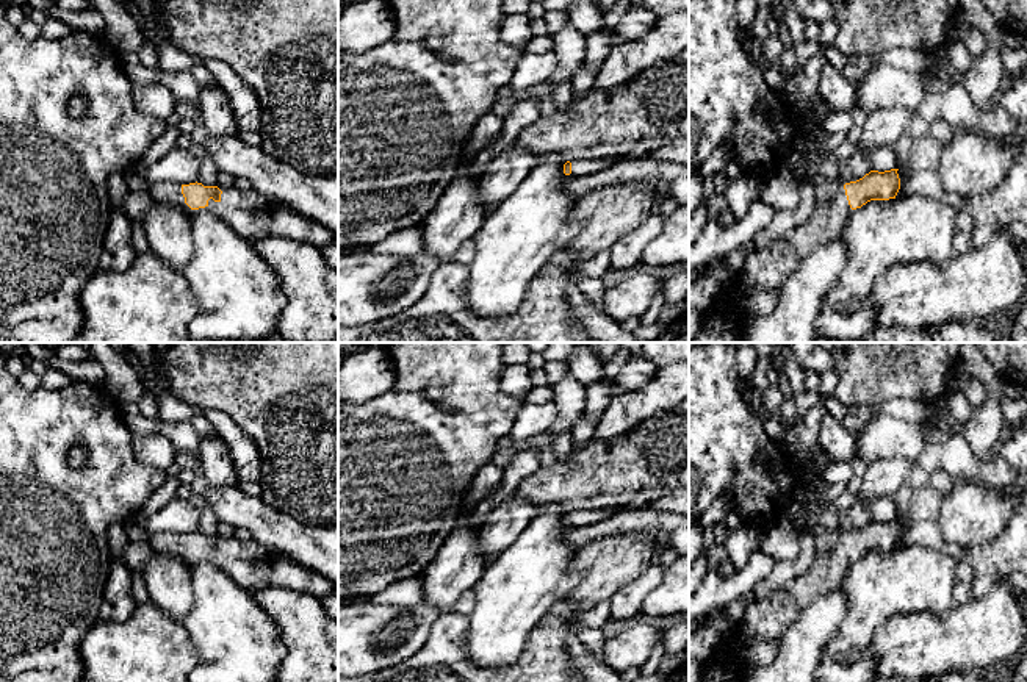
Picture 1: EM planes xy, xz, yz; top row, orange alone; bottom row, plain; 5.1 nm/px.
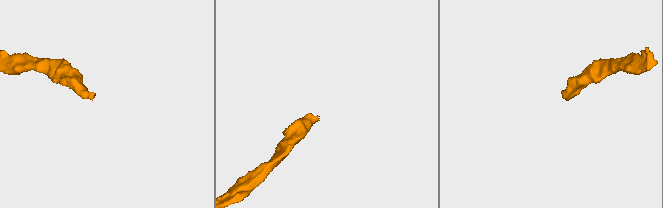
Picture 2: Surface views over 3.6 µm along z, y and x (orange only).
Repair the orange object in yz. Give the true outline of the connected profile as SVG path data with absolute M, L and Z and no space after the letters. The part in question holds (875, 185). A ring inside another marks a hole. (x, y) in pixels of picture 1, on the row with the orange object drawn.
M800 150L800 181L816 186L816 206L809 219L786 233L780 241L766 249L753 249L745 253L737 282L748 291L764 288L780 293L784 282L819 246L841 235L850 213L870 200L895 199L900 189L897 170L870 170L863 178L839 183L822 175L811 175L809 166L822 161L828 152Z

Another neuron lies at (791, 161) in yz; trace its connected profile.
M797 147L783 158L781 164L792 172L792 175L795 177L798 183L802 183L800 175L798 175L800 164L802 164L802 155Z

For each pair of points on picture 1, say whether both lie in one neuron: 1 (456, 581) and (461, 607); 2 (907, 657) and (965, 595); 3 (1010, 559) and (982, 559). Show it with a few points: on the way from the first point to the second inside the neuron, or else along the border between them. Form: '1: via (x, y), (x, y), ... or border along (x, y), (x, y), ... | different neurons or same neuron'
1: border along (472, 588), (459, 598), (451, 610) | different neurons
2: border along (972, 598), (955, 604) | different neurons
3: via (1004, 559), (988, 559) | same neuron

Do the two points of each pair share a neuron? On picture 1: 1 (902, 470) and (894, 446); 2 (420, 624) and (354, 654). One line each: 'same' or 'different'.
1: different
2: same

